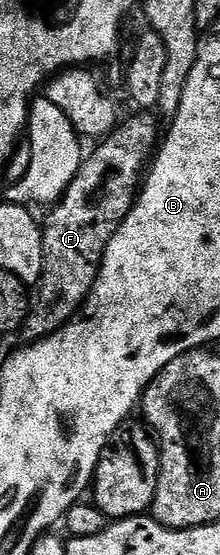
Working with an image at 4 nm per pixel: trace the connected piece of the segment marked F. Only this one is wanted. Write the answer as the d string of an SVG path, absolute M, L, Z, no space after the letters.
M136 111L129 121L121 120L115 130L97 144L100 146L83 158L63 197L51 206L52 214L43 219L44 266L28 299L28 314L22 330L25 342L41 341L57 333L79 313L92 293L106 247L132 209L142 178L157 152L162 125L160 129L152 115L148 111Z

